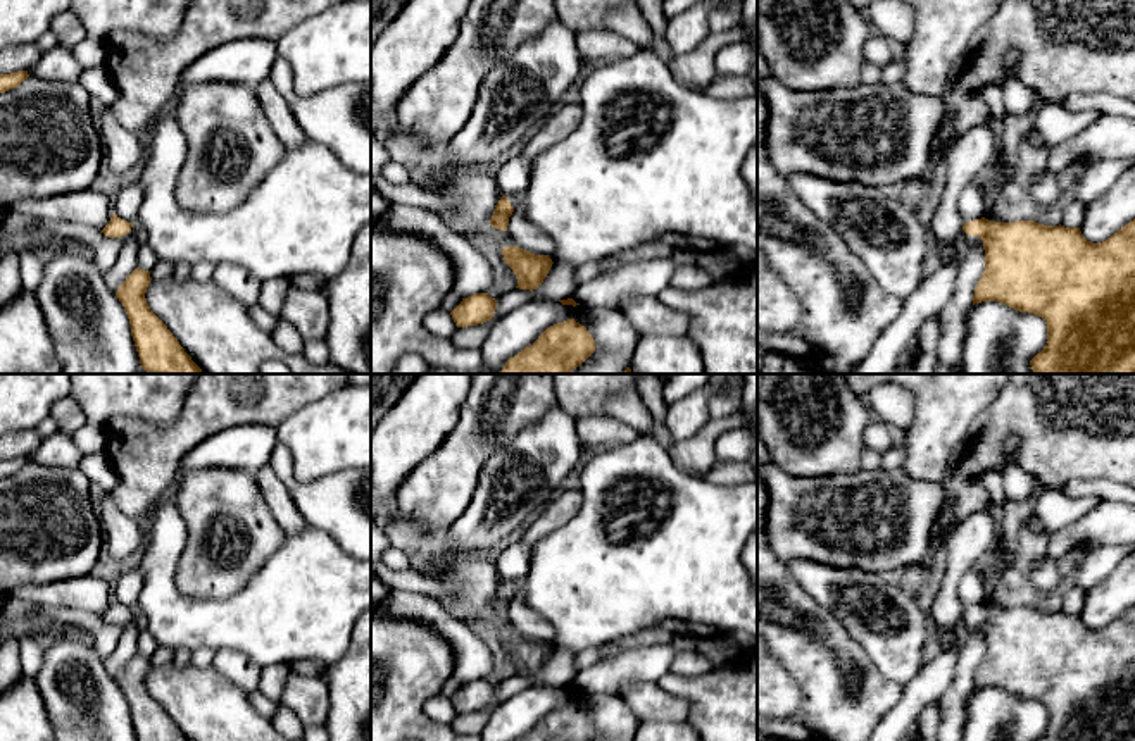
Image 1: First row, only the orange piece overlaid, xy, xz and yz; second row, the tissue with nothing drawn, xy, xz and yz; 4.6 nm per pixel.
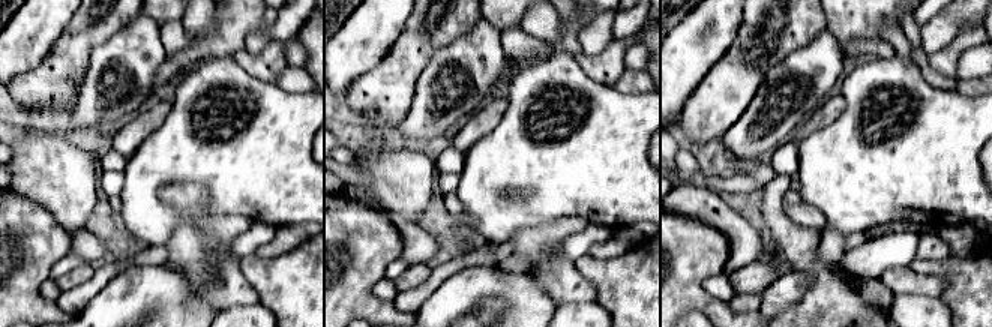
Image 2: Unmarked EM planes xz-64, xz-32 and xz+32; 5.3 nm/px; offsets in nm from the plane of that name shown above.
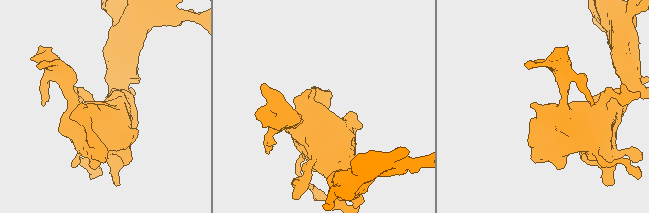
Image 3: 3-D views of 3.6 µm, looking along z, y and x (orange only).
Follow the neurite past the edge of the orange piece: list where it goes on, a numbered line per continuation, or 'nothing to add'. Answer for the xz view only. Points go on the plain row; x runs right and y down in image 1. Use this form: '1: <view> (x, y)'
nothing to add

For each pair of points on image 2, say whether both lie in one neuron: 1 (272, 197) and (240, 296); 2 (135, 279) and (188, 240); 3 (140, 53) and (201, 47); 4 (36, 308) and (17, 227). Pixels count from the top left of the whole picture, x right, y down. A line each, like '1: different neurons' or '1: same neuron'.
1: different neurons
2: different neurons
3: different neurons
4: same neuron

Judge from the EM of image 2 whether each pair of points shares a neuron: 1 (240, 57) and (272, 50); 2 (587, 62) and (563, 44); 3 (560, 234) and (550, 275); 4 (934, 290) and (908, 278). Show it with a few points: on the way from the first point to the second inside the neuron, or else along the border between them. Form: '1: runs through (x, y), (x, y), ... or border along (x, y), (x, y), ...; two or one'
1: runs through (248, 59), (264, 57); one
2: border along (581, 51), (575, 56); two
3: runs through (550, 245), (550, 264); one
4: runs through (928, 287), (914, 284); one

